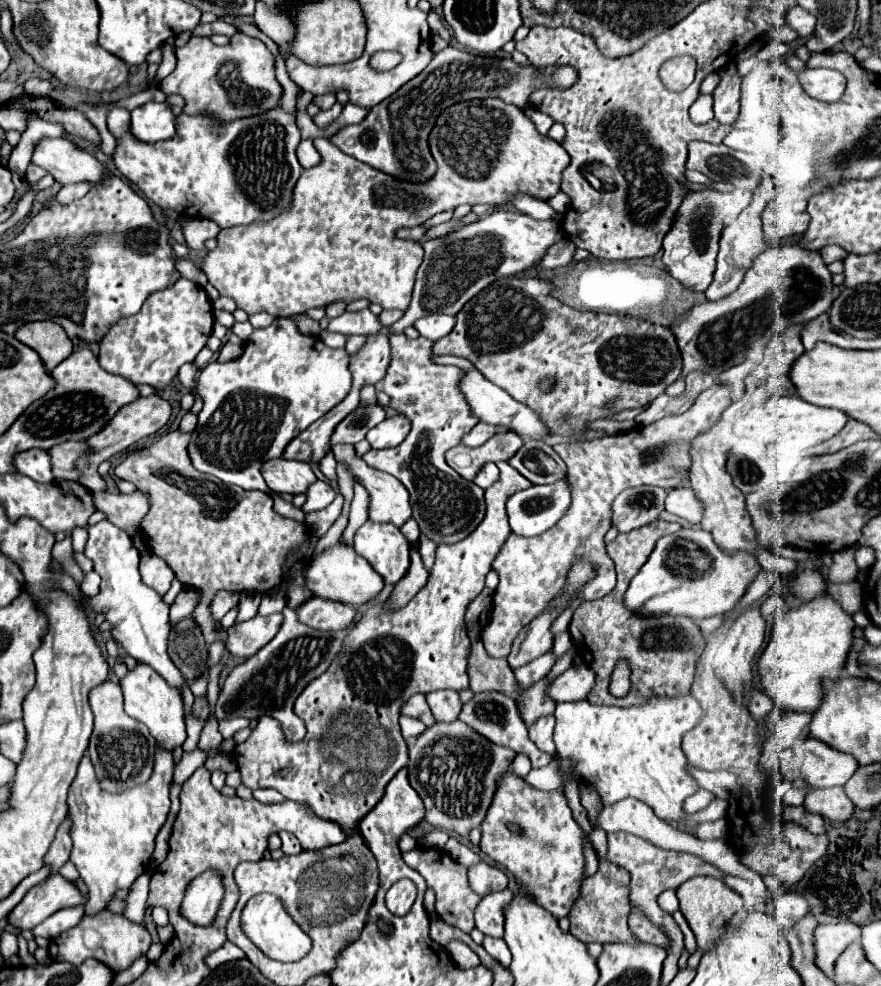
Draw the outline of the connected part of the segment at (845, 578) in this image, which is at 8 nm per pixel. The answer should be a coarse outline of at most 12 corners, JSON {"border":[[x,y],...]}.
{"border":[[854,548],[832,556],[830,582],[852,582],[858,574]]}

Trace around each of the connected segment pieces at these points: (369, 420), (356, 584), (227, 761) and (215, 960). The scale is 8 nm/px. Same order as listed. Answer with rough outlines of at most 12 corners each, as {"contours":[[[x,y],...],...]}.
{"contours":[[[380,404],[358,406],[332,432],[338,442],[358,444],[386,418]],[[354,548],[312,558],[306,584],[320,598],[360,608],[384,578]],[[230,754],[206,760],[204,766],[210,772],[222,770],[232,772],[236,770],[236,764]],[[226,942],[208,956],[206,964],[220,964],[242,960],[244,952],[236,944]]]}

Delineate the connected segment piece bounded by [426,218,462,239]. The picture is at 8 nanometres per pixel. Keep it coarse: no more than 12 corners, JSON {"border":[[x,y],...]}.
{"border":[[462,218],[443,222],[427,233],[427,239],[445,236],[462,226]]}

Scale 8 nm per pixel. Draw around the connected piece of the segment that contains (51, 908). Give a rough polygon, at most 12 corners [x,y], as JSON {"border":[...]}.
{"border":[[52,876],[34,886],[6,918],[32,930],[56,910],[82,906],[70,880]]}

